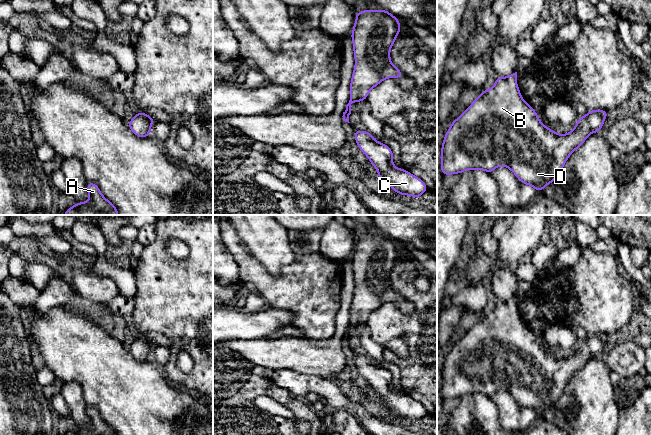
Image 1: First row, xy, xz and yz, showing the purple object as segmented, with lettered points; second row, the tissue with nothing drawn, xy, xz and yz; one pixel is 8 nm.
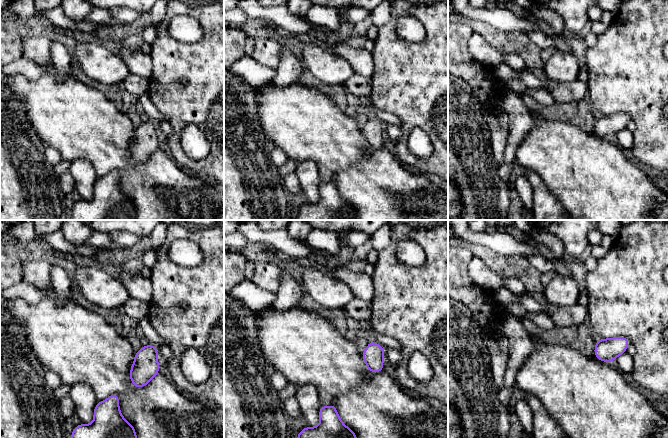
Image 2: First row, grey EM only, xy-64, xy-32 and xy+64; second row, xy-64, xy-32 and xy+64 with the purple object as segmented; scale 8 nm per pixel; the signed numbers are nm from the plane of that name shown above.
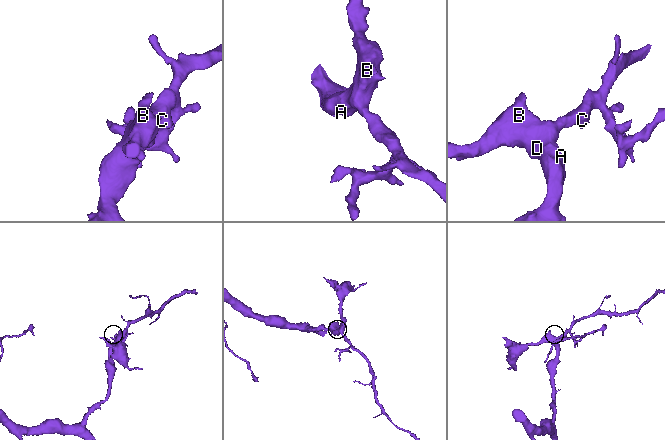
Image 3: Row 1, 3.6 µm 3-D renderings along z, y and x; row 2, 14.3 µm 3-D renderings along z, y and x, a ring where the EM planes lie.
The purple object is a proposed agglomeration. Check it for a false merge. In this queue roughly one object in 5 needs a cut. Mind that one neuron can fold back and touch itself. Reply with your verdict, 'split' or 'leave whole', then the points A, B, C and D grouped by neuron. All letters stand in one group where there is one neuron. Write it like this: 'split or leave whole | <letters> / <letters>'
leave whole | A B C D

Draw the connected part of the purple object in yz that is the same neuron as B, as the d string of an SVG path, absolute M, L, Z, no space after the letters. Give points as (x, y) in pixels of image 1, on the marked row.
M517 72L508 77L496 77L495 85L489 90L482 91L465 112L450 124L441 146L441 171L445 176L474 169L492 173L498 166L505 166L521 183L530 185L540 192L557 179L569 156L585 142L587 137L592 132L599 132L606 117L608 117L606 110L590 110L585 116L579 117L571 132L558 134L544 126L536 111L523 100L517 86Z

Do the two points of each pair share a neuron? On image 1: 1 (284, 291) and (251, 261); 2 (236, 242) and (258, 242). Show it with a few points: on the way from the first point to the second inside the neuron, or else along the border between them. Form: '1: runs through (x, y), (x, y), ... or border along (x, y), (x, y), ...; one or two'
1: runs through (275, 289), (256, 270); one
2: border along (231, 225), (249, 252), (257, 260); two

